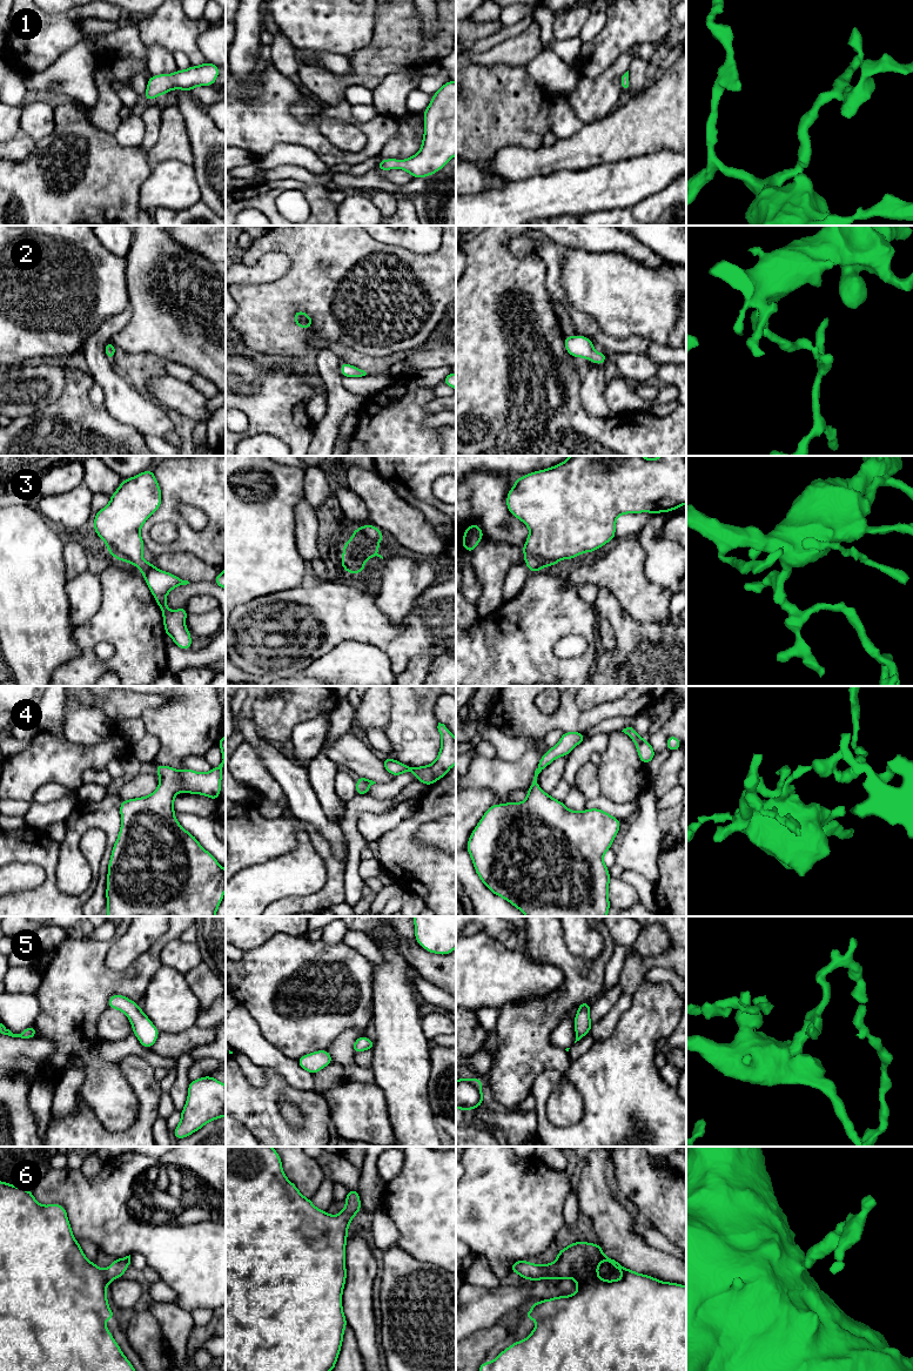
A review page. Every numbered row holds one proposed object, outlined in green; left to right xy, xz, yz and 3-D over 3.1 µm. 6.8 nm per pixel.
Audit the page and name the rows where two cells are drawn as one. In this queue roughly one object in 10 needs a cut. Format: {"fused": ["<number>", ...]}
{"fused": []}

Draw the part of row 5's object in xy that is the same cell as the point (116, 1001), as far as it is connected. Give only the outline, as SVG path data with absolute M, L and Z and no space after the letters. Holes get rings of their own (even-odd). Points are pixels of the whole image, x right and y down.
M114 994L108 1000L108 1008L121 1010L129 1020L133 1033L140 1043L149 1049L156 1042L160 1030L152 1023L147 1015L139 1008L137 1002L123 995Z

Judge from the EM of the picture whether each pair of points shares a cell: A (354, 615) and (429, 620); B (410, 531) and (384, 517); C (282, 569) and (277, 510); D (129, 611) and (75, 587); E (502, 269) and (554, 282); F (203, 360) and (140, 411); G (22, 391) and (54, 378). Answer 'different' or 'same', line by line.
A: same
B: same
C: same
D: different
E: different
F: different
G: same

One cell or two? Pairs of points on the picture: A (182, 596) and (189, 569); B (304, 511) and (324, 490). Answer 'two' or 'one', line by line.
A: two
B: two

